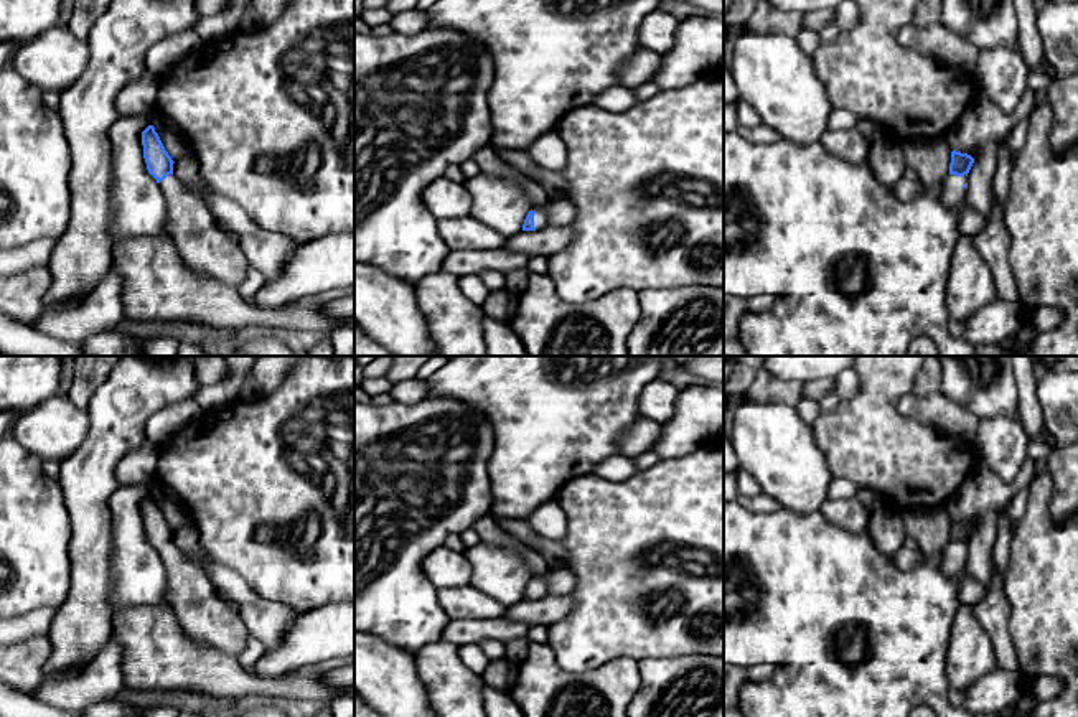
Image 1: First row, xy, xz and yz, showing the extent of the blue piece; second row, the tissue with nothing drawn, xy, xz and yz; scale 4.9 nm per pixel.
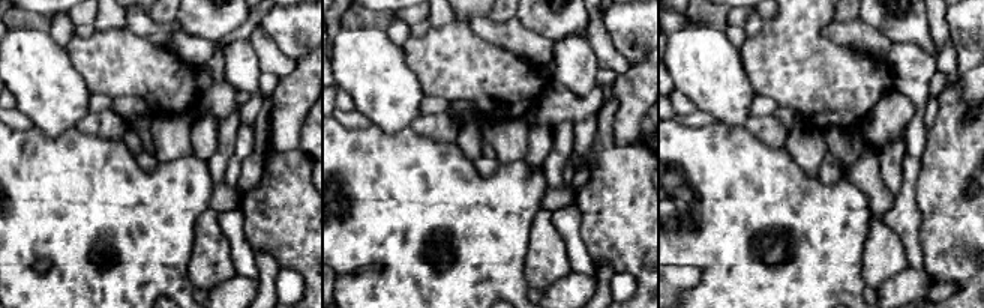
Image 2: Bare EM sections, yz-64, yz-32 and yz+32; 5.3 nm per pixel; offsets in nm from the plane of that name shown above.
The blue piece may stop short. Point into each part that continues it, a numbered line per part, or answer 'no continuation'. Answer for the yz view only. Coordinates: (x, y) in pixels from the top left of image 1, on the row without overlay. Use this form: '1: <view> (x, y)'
no continuation

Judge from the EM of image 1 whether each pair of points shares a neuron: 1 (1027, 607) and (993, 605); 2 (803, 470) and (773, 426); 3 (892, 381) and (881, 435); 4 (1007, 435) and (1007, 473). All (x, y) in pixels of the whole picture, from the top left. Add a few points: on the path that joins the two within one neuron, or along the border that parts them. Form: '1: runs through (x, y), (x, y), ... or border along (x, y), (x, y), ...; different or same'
1: border along (1006, 569), (1004, 597), (1014, 645); different
2: runs through (792, 459), (773, 437); same
3: runs through (881, 394), (881, 422); same
4: runs through (1007, 445), (1007, 463); same

